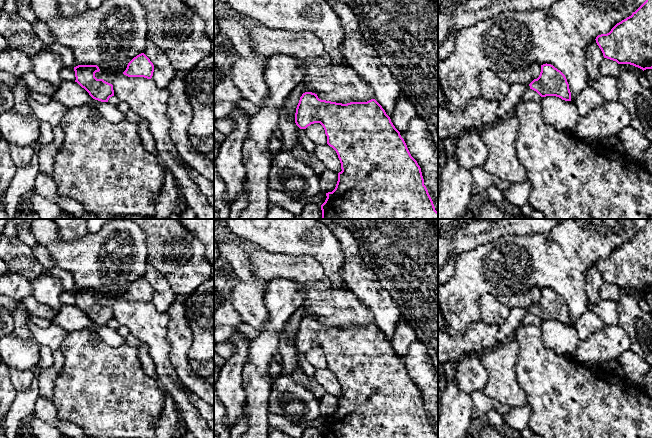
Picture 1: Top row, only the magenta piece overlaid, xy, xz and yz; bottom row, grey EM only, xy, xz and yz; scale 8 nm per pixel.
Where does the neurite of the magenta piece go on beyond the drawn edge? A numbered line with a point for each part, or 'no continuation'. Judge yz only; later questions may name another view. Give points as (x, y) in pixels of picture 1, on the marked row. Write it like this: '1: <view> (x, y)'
no continuation

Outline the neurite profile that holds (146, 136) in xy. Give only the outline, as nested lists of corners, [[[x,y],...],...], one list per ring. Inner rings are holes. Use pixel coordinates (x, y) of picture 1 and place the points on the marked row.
[[[142,119],[139,123],[139,135],[141,141],[148,152],[153,155],[157,155],[157,147],[155,139],[150,131],[149,124],[146,120]]]

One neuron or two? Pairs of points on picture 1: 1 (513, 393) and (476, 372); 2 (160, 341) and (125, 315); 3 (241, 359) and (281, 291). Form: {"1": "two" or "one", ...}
{"1": "two", "2": "one", "3": "two"}

